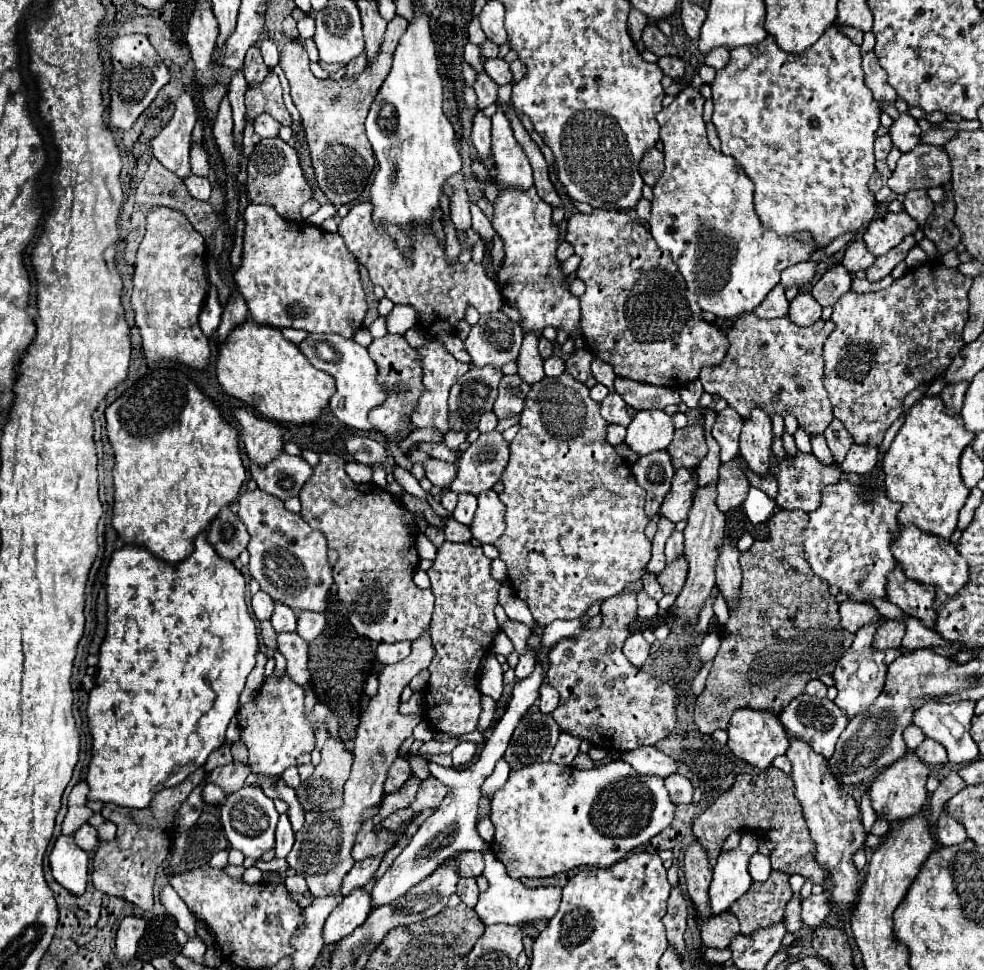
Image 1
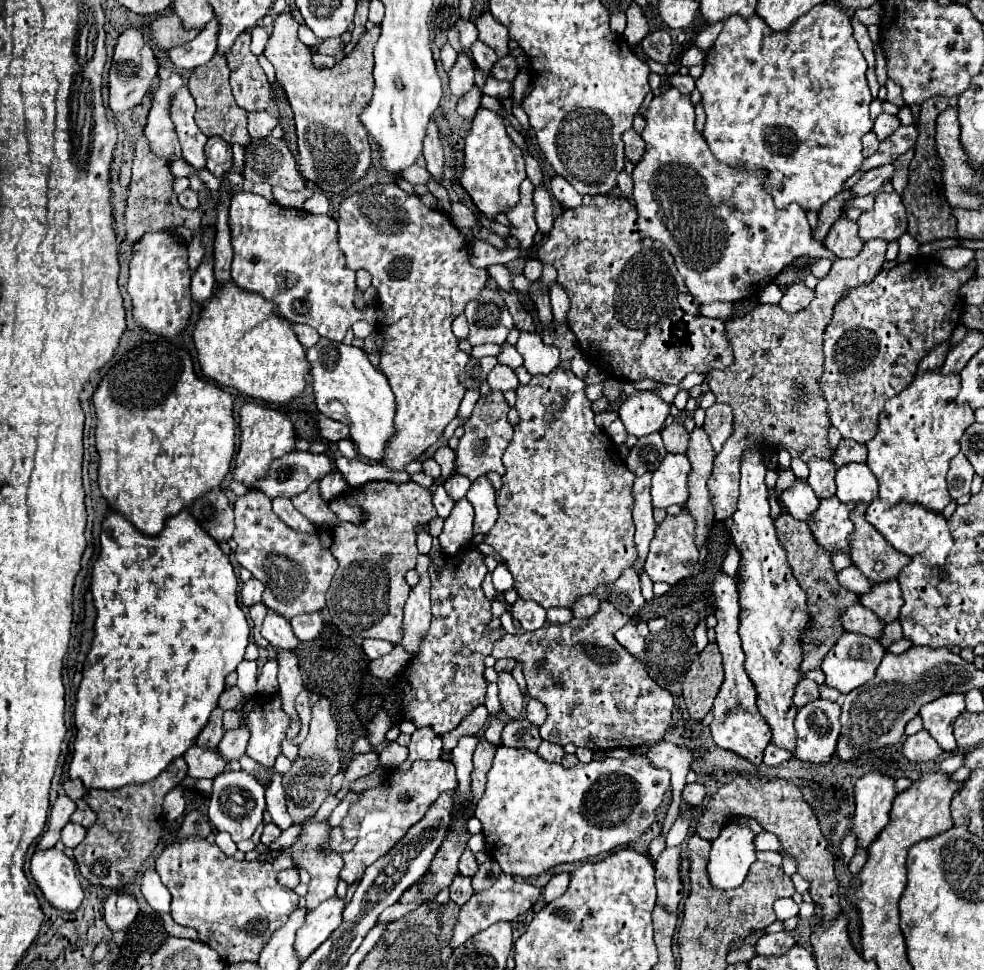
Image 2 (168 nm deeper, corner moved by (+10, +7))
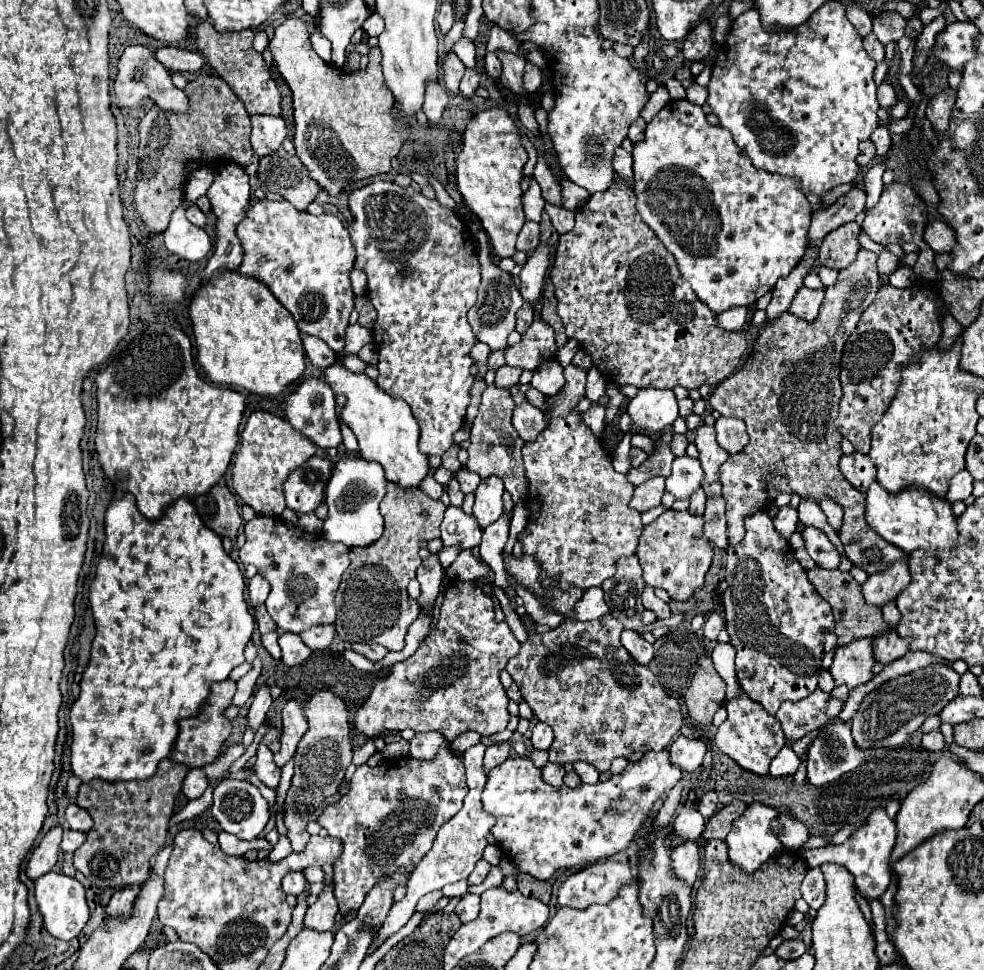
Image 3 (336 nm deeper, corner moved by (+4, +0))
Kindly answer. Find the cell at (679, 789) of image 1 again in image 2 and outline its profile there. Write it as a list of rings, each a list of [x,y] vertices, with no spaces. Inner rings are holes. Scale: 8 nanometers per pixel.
[[[686,784],[684,792],[682,792],[682,798],[686,800],[686,804],[690,806],[700,806],[706,798],[706,786],[704,784]]]

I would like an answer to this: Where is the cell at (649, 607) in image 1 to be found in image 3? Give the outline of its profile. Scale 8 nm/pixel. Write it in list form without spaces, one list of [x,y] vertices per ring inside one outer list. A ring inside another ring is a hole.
[[[636,555],[620,559],[614,579],[608,579],[606,585],[602,585],[606,605],[610,607],[614,619],[618,619],[624,625],[624,629],[636,631],[638,627],[644,625],[642,587],[644,587],[644,579]]]

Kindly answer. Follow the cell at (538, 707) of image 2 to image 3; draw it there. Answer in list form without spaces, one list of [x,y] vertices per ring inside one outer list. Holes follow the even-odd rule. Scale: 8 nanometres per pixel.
[[[538,721],[538,723],[534,725],[534,729],[532,729],[532,737],[530,737],[532,745],[534,745],[536,749],[548,749],[550,743],[552,743],[552,739],[554,739],[552,727],[548,727],[546,723]]]

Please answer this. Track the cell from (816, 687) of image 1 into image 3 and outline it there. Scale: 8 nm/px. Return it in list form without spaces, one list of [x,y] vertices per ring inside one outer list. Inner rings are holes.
[[[816,689],[806,699],[800,699],[796,703],[782,703],[776,713],[776,719],[782,723],[786,739],[796,741],[806,733],[812,733],[822,727],[822,723],[828,723],[828,719],[836,717],[842,707],[844,705],[838,703],[838,699],[832,699],[832,695],[824,693],[822,689]]]

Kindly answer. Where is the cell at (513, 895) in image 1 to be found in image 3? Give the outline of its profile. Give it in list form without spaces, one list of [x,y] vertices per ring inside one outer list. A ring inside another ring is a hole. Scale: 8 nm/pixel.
[[[600,861],[594,867],[586,867],[582,871],[578,871],[576,875],[570,875],[558,889],[558,905],[562,907],[574,907],[574,909],[582,909],[582,907],[590,907],[594,903],[608,903],[610,899],[614,899],[614,895],[618,895],[618,889],[632,881],[632,871],[628,865],[624,863],[616,863],[616,861]]]

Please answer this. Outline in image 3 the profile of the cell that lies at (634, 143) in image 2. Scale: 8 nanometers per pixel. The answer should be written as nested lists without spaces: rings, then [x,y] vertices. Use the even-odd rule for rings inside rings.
[[[636,119],[632,125],[630,125],[630,131],[628,131],[628,139],[636,145],[640,141],[644,141],[644,127],[646,123],[642,119]]]

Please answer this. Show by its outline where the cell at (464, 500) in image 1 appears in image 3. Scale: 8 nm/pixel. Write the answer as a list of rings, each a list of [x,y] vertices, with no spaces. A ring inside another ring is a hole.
[[[460,469],[460,471],[456,473],[456,477],[458,477],[460,489],[462,489],[462,493],[464,493],[464,495],[474,493],[474,491],[476,491],[476,487],[478,487],[478,483],[480,483],[480,477],[478,477],[476,473],[468,471],[468,469]]]

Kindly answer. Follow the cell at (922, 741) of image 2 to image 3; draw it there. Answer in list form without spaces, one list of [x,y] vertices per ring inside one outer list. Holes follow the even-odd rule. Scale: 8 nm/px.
[[[930,731],[930,733],[924,733],[922,737],[922,747],[928,749],[928,751],[936,751],[940,753],[944,749],[944,737],[940,731]]]

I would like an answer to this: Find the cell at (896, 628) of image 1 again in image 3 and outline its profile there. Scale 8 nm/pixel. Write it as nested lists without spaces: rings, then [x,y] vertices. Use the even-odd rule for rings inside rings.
[[[896,563],[890,571],[882,571],[882,575],[870,575],[868,581],[862,585],[862,595],[866,603],[874,607],[884,607],[894,601],[902,589],[910,583],[908,563]]]

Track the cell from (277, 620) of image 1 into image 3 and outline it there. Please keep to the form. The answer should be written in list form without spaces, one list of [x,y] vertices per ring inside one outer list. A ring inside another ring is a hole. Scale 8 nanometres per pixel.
[[[284,631],[284,633],[280,633],[278,643],[282,649],[282,663],[286,667],[298,667],[312,655],[312,649],[302,643],[300,635]]]

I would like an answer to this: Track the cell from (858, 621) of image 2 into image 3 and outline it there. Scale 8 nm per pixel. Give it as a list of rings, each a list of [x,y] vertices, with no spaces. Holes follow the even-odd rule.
[[[888,629],[888,631],[884,631],[884,633],[876,635],[876,637],[872,637],[870,641],[872,641],[872,645],[874,645],[874,657],[876,657],[876,661],[880,661],[880,663],[884,663],[884,665],[892,663],[894,659],[902,657],[902,655],[908,651],[906,639],[902,639],[902,637],[900,637],[896,631],[892,631],[892,629]]]

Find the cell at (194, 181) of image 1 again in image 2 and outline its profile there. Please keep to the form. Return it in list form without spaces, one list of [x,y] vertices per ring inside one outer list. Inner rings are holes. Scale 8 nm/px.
[[[186,190],[178,196],[178,202],[182,208],[188,208],[188,210],[196,210],[198,208],[198,194],[194,190]]]

